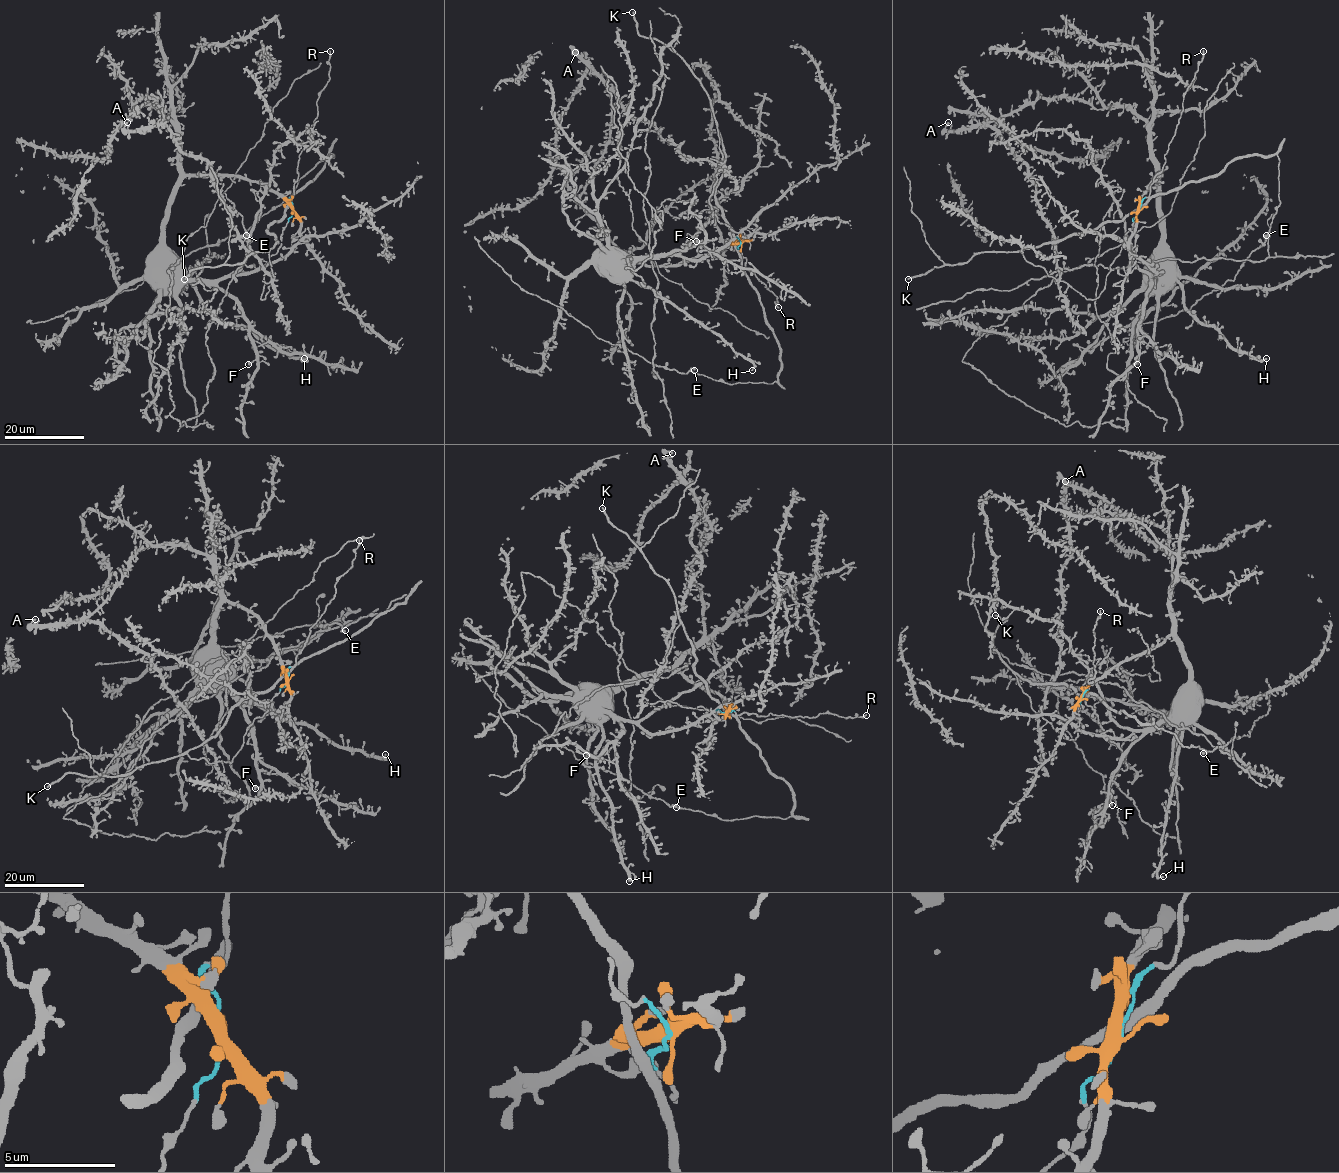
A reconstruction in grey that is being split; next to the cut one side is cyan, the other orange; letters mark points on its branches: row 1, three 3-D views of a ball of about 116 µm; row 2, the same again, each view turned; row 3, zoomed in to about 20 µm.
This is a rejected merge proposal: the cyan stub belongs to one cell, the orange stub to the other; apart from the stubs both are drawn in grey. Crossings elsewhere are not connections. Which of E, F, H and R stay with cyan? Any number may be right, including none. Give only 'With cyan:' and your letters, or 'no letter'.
With cyan: E, R

